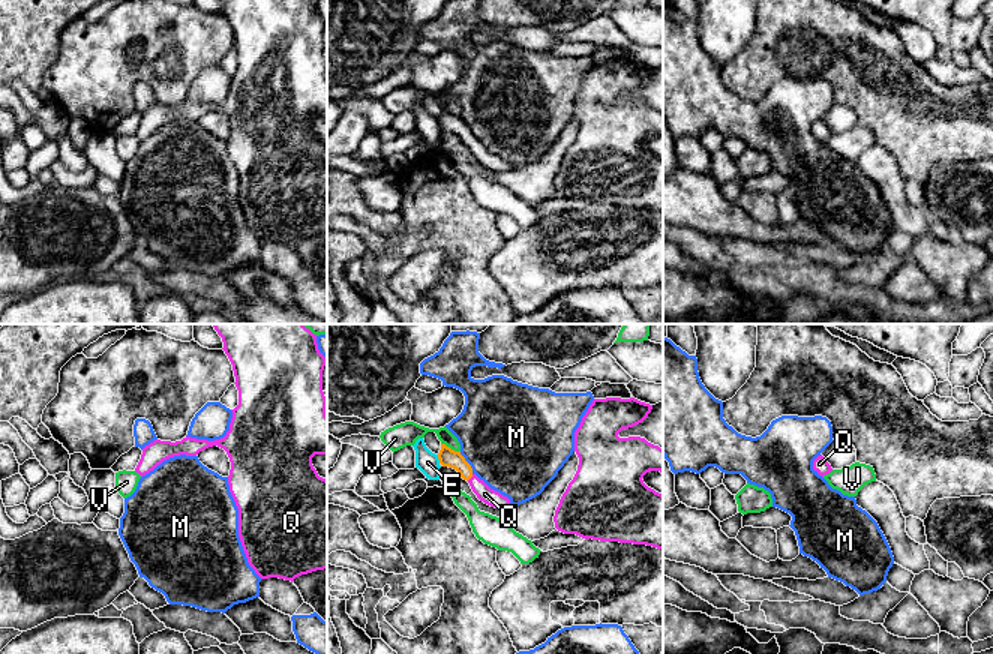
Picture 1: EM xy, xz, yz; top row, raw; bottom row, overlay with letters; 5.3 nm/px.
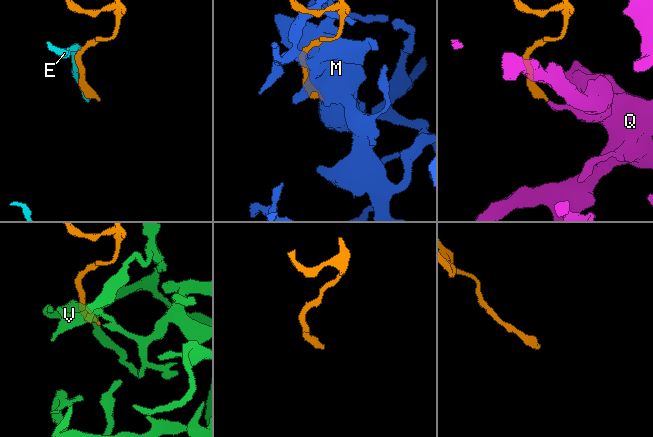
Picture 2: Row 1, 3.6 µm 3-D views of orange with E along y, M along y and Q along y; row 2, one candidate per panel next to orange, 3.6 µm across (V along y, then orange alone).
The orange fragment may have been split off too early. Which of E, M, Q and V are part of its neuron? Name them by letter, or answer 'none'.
Q

